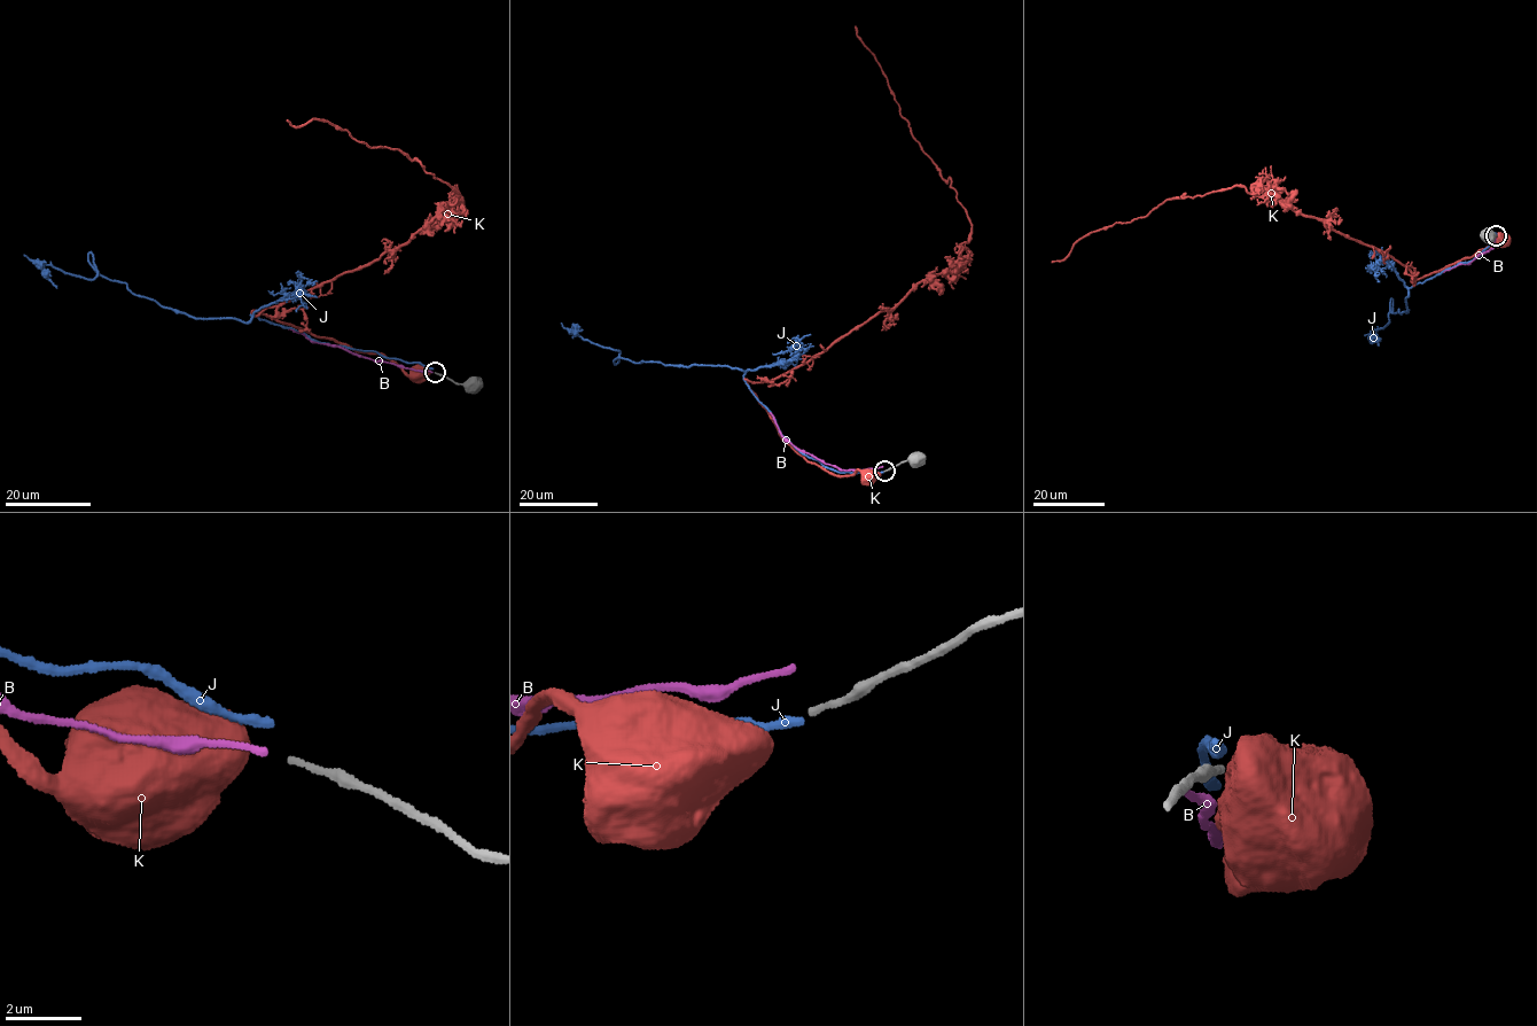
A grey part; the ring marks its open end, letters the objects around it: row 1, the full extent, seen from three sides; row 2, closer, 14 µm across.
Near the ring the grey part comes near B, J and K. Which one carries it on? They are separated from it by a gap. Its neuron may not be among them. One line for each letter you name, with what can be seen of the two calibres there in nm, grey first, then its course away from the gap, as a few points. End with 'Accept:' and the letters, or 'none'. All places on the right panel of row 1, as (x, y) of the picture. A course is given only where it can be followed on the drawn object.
Accept: none

